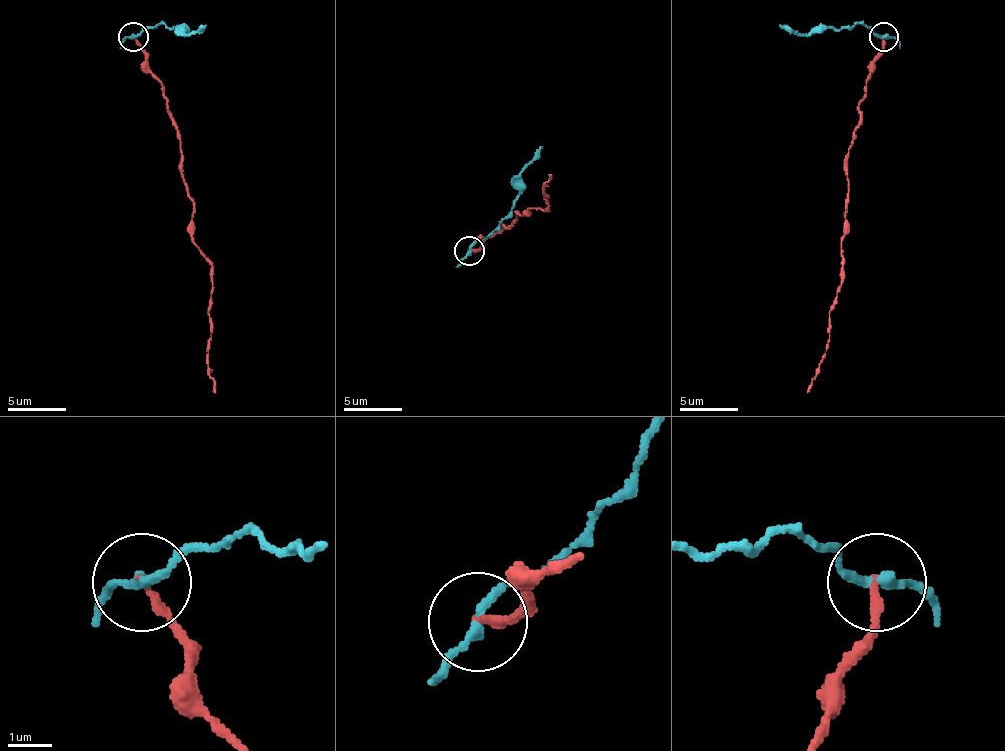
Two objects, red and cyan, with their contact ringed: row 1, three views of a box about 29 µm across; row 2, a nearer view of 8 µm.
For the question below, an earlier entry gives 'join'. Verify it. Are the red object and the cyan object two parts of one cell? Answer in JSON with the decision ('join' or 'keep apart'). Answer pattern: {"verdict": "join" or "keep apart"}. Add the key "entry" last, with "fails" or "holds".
{"verdict": "keep apart", "entry": "fails"}

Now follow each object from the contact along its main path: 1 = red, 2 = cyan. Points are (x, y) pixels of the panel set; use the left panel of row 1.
1: (134, 37), (181, 143), (192, 242), (210, 263), (207, 360), (216, 392)
2: (134, 37), (163, 23), (169, 29), (184, 29), (184, 34), (207, 26)

